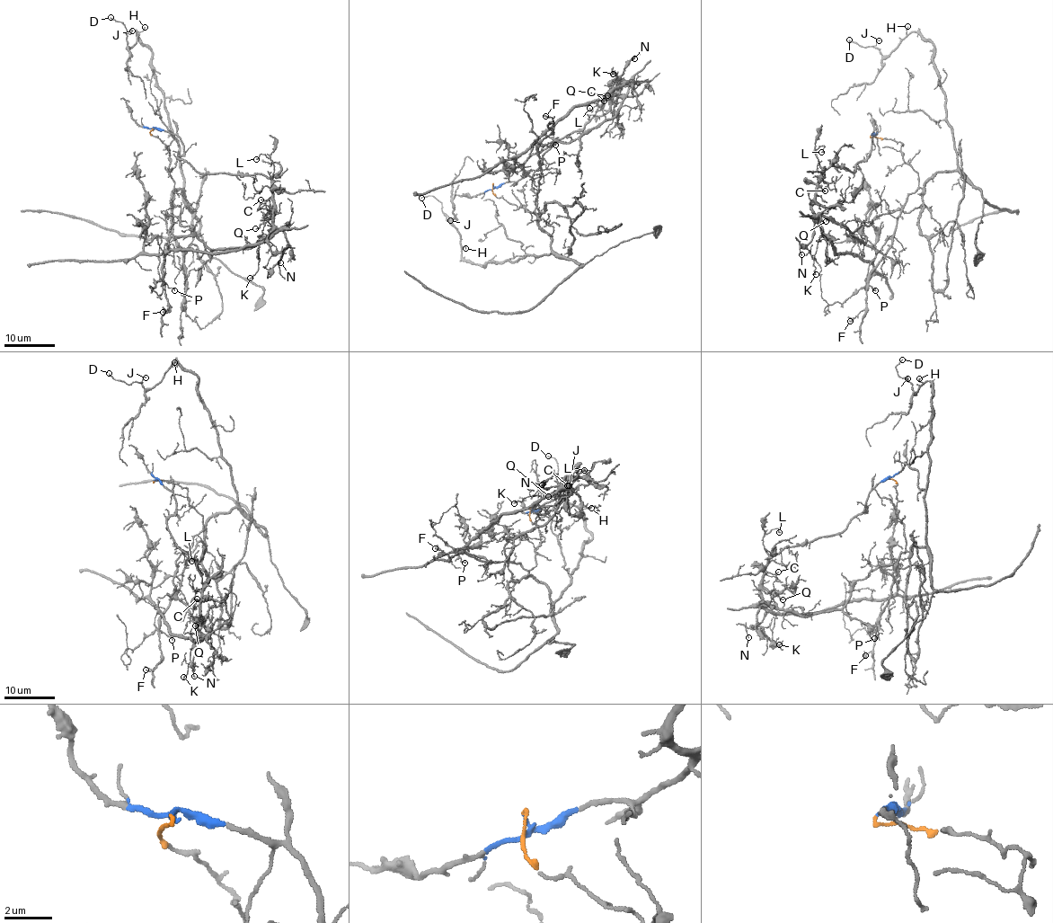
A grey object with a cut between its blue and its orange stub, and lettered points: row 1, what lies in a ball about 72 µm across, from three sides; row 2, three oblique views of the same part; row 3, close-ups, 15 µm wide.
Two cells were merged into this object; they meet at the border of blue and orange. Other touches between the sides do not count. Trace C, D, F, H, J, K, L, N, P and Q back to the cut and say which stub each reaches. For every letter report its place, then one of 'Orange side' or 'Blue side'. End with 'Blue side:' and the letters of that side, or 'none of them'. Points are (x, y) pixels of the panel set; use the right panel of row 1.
C: Place: (825, 190). Blue side
D: Place: (849, 39). Orange side
F: Place: (850, 321). Orange side
H: Place: (907, 26). Orange side
J: Place: (879, 40). Orange side
K: Place: (816, 274). Blue side
L: Place: (821, 152). Blue side
N: Place: (801, 254). Blue side
P: Place: (875, 290). Orange side
Q: Place: (826, 221). Blue side
Blue side: C, K, L, N, Q

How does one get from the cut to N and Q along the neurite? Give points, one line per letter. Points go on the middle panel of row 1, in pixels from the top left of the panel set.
N: (493, 184), (499, 187), (521, 178), (530, 155), (601, 116), (623, 69), (634, 57)
Q: (493, 184), (499, 187), (521, 178), (530, 155), (601, 116), (617, 86), (614, 100), (613, 91), (606, 96)

